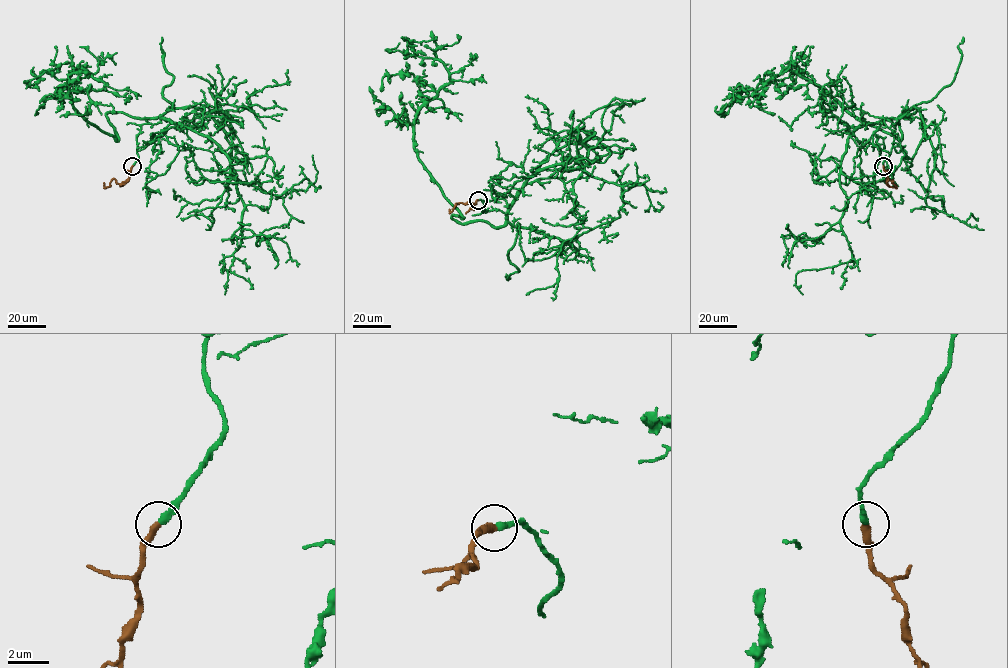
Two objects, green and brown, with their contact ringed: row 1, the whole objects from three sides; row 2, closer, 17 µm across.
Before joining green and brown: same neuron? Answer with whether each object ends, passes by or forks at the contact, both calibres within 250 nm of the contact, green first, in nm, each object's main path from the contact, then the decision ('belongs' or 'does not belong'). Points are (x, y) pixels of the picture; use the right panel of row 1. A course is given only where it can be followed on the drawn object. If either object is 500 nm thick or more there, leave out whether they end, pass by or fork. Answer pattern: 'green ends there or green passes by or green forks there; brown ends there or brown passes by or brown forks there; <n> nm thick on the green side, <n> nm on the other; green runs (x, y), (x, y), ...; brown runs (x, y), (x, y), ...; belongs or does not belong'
green ends there; brown ends there; 320 nm thick on the green side, 340 nm on the other; green runs (883, 166), (892, 124), (907, 112), (898, 140), (787, 69), (757, 90), (739, 84), (720, 117); brown runs (883, 166), (887, 184), (895, 187), (892, 183); belongs

